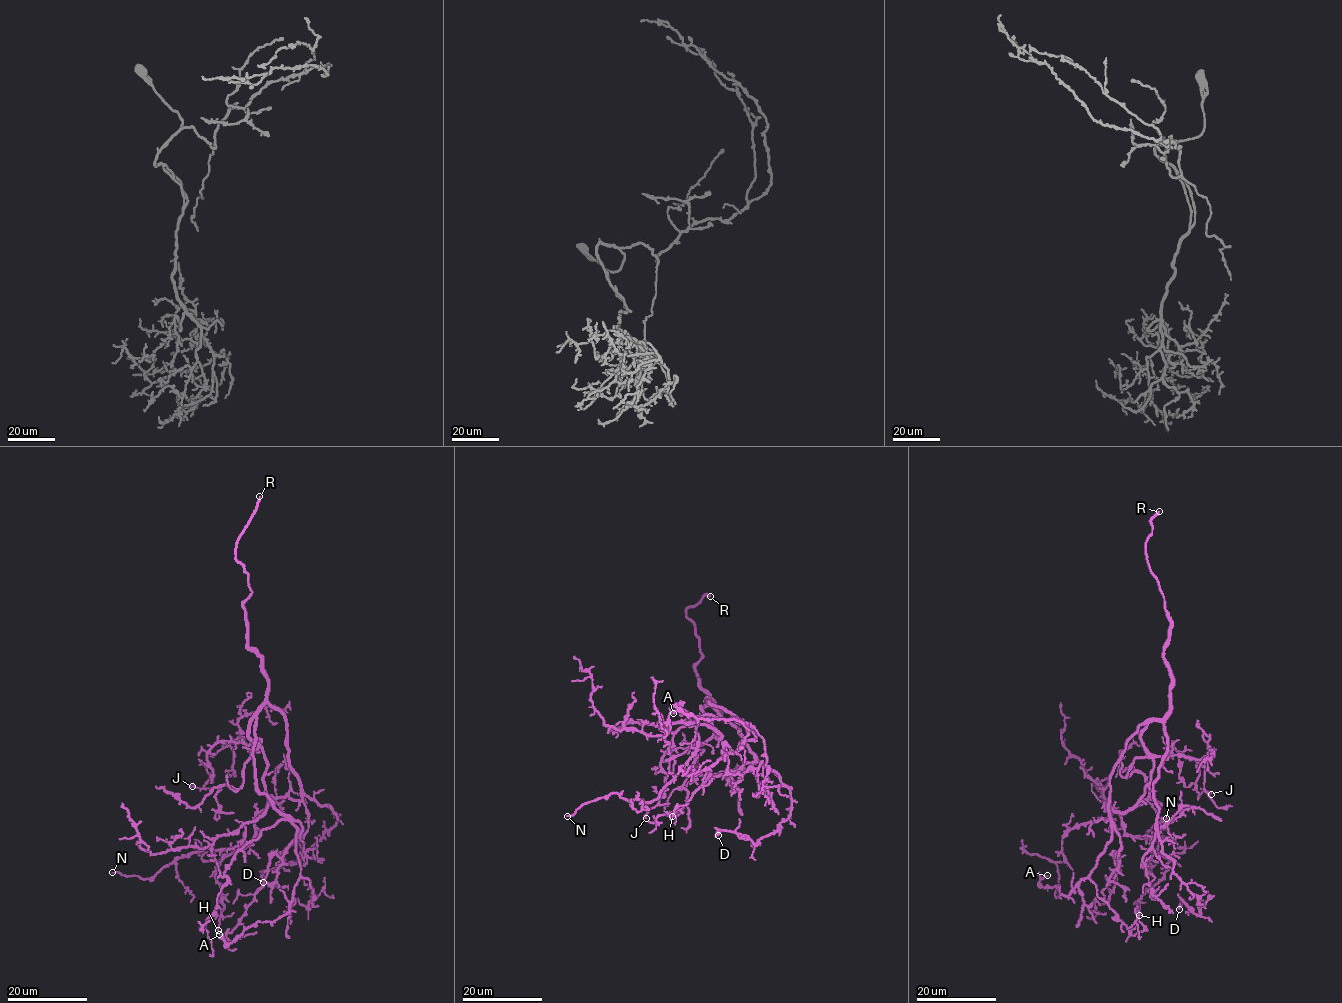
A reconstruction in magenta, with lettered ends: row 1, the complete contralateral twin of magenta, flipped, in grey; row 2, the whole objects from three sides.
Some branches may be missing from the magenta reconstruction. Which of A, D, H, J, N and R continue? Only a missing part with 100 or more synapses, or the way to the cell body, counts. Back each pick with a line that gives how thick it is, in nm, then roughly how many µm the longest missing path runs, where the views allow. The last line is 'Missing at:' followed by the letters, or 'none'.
R: Thickness 200 nm. Missing length about 60 µm
Missing at: R

